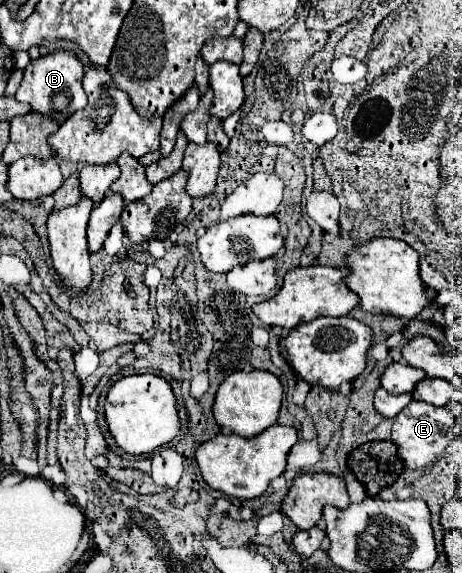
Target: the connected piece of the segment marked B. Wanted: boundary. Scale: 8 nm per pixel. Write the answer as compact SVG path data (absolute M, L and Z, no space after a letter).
M56 51L52 55L30 61L24 71L24 79L16 91L16 99L30 105L30 111L50 117L54 123L62 125L70 115L86 105L86 93L82 89L84 69L72 51Z

